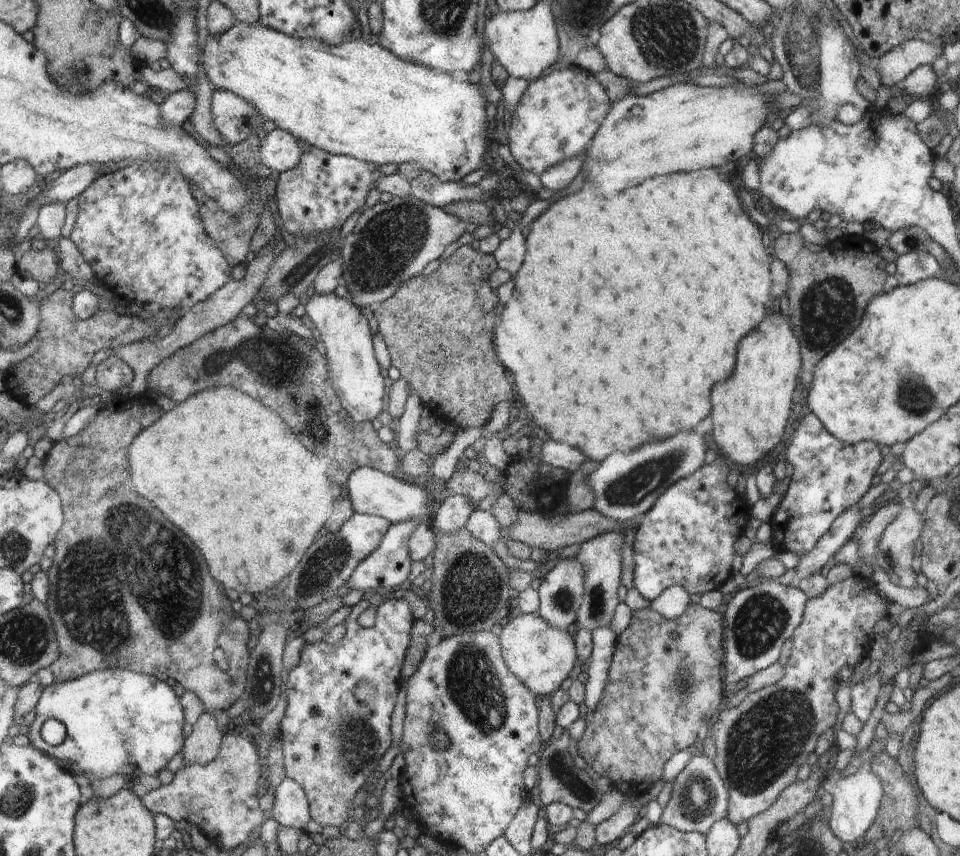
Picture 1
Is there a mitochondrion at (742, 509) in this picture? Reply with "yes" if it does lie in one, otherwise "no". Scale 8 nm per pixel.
no

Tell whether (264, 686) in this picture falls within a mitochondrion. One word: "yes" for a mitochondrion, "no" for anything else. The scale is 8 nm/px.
yes

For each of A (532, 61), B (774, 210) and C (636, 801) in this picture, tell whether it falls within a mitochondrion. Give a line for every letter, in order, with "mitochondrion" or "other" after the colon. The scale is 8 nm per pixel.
A: other
B: other
C: other

